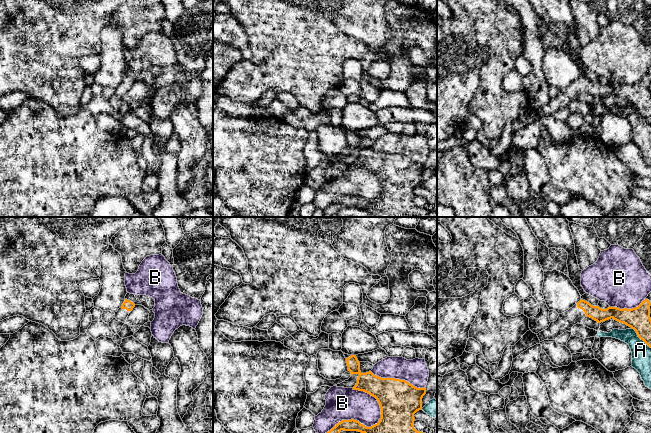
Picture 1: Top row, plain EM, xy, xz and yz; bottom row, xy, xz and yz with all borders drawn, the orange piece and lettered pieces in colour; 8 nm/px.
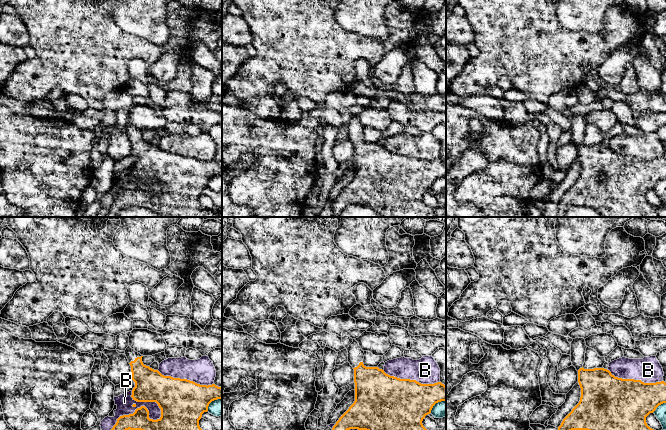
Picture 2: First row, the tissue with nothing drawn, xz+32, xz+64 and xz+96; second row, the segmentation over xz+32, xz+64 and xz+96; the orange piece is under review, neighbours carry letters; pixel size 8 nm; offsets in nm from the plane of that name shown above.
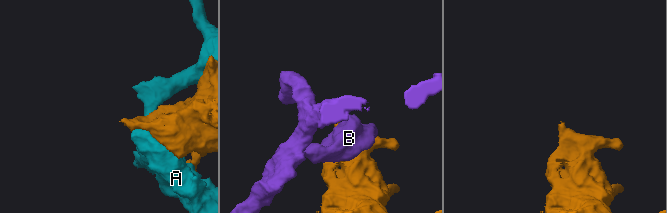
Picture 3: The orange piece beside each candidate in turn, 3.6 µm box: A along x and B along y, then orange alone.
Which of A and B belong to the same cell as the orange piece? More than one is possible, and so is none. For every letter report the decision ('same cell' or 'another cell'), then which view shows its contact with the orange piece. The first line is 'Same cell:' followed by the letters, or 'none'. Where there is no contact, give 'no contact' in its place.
Same cell: none
A: another cell; contact in yz
B: another cell; contact in xz

